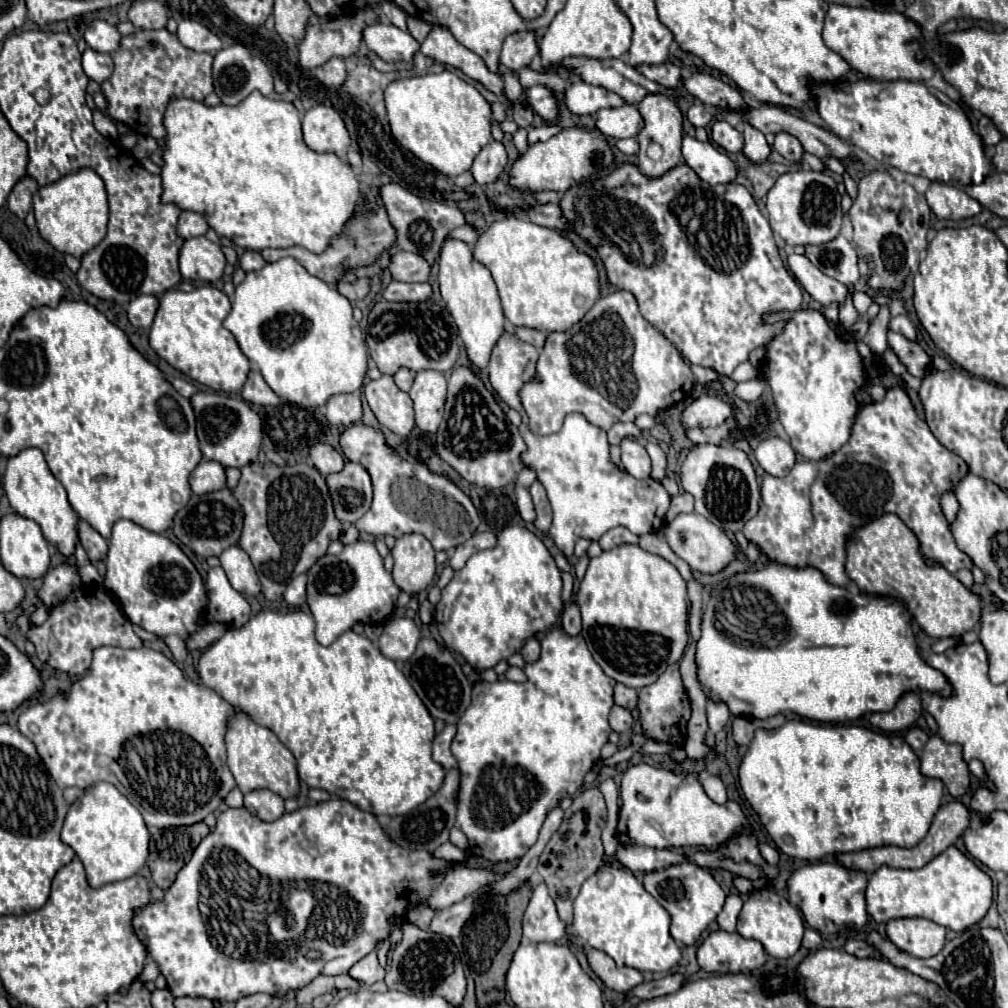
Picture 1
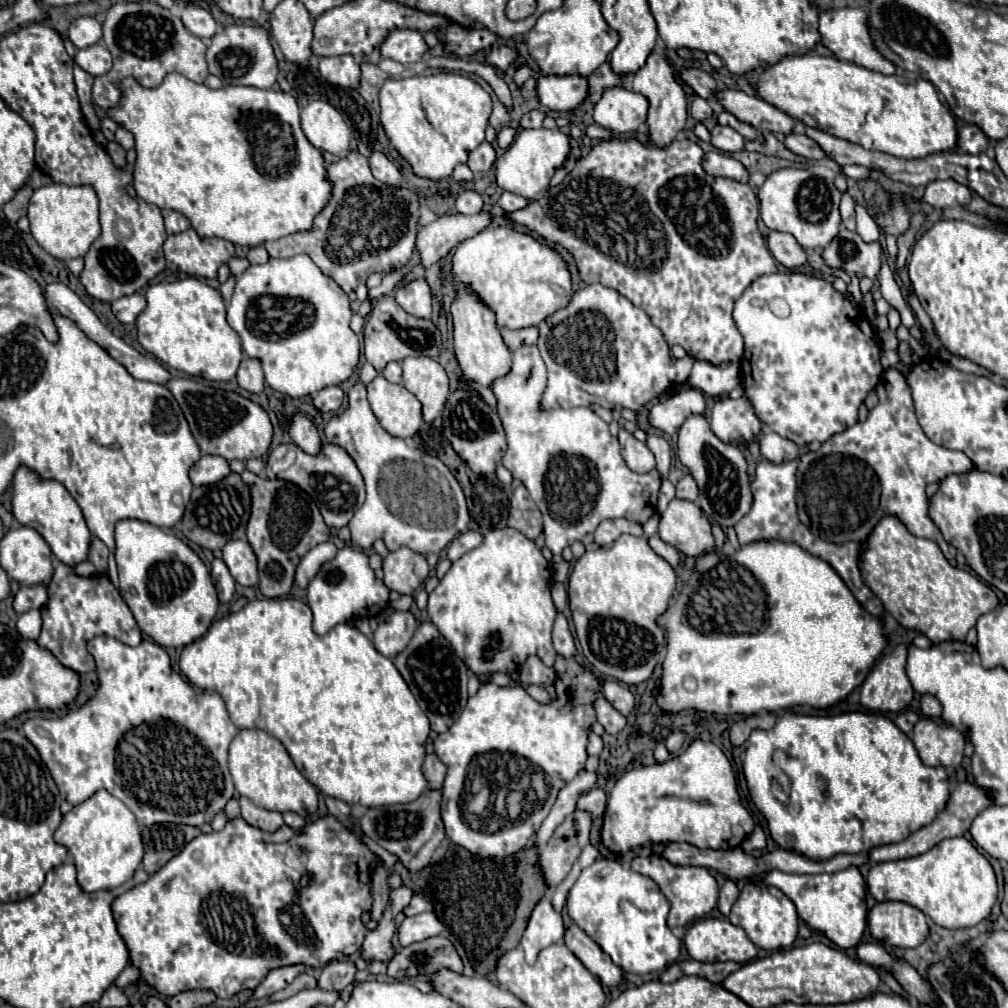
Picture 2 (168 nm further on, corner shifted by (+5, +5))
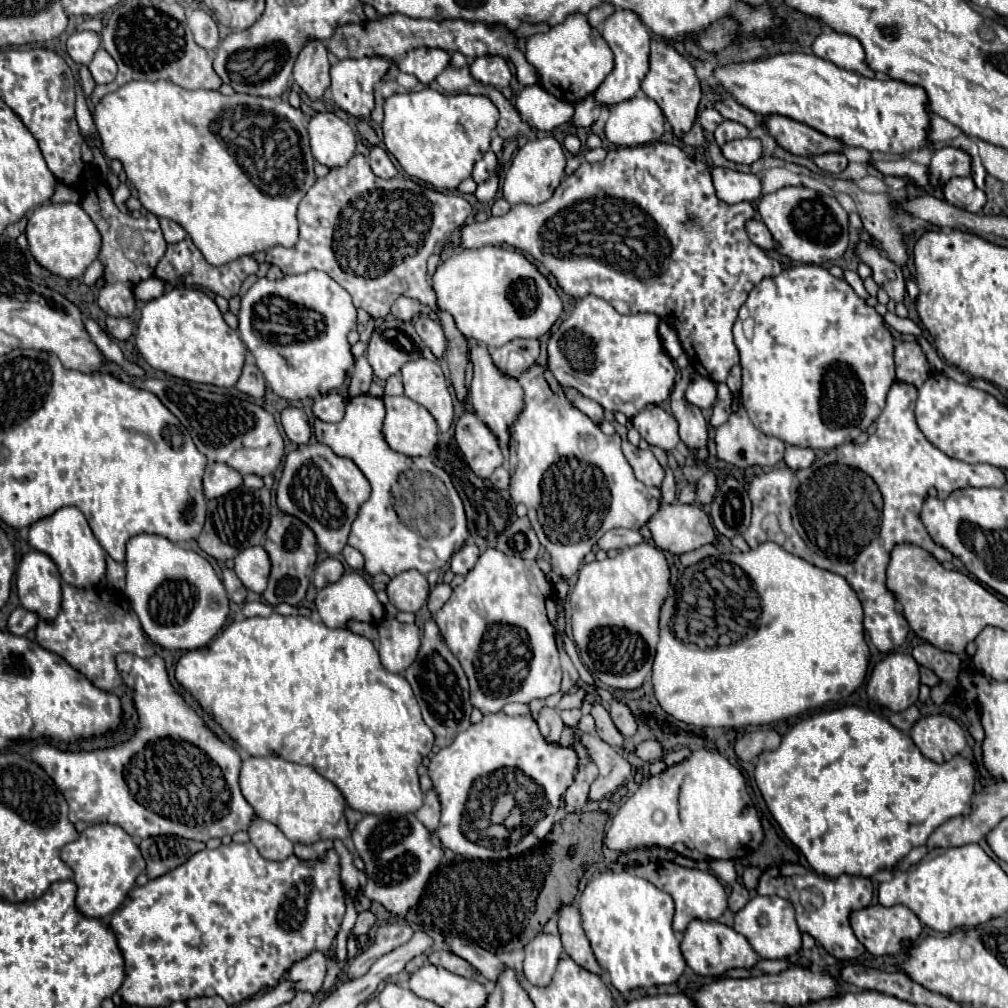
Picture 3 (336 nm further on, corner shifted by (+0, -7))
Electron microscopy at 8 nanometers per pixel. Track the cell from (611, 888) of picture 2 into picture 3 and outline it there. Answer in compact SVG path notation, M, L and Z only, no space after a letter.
M634 867L619 873L606 871L591 879L581 895L579 911L597 963L609 973L613 987L619 991L669 985L685 971L685 959L671 929L673 899L649 881L636 877Z

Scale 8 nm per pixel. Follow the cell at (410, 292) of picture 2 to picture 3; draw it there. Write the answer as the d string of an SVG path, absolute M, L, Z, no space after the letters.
M419 315L419 317L413 321L413 325L415 325L419 337L423 339L423 343L431 349L431 353L433 353L437 359L443 359L447 341L445 341L445 333L443 333L441 325L437 325L435 321L431 321L431 319L425 317L425 315Z

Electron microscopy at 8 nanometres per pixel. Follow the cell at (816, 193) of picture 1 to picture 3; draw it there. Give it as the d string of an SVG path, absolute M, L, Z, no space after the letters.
M783 187L763 195L757 211L771 231L777 251L793 261L823 265L839 259L849 245L847 213L831 195L817 193L809 187Z

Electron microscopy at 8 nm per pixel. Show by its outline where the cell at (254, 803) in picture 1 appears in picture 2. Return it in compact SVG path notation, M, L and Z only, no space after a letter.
M240 797L240 809L242 809L242 817L246 823L260 827L264 831L276 831L284 821L282 821L282 813L278 811L268 811L262 809L258 805L254 805L248 797Z

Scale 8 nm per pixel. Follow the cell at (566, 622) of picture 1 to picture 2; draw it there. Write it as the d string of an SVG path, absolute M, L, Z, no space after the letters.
M556 617L554 631L552 631L552 643L554 643L556 653L560 653L560 655L564 655L564 657L572 657L572 655L576 653L574 637L572 637L572 633L570 633L570 627L568 627L566 617Z

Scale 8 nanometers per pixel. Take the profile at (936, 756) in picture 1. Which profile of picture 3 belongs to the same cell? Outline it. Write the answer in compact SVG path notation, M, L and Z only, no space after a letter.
M947 715L921 717L909 731L909 737L925 757L935 763L945 763L965 747L965 733Z

